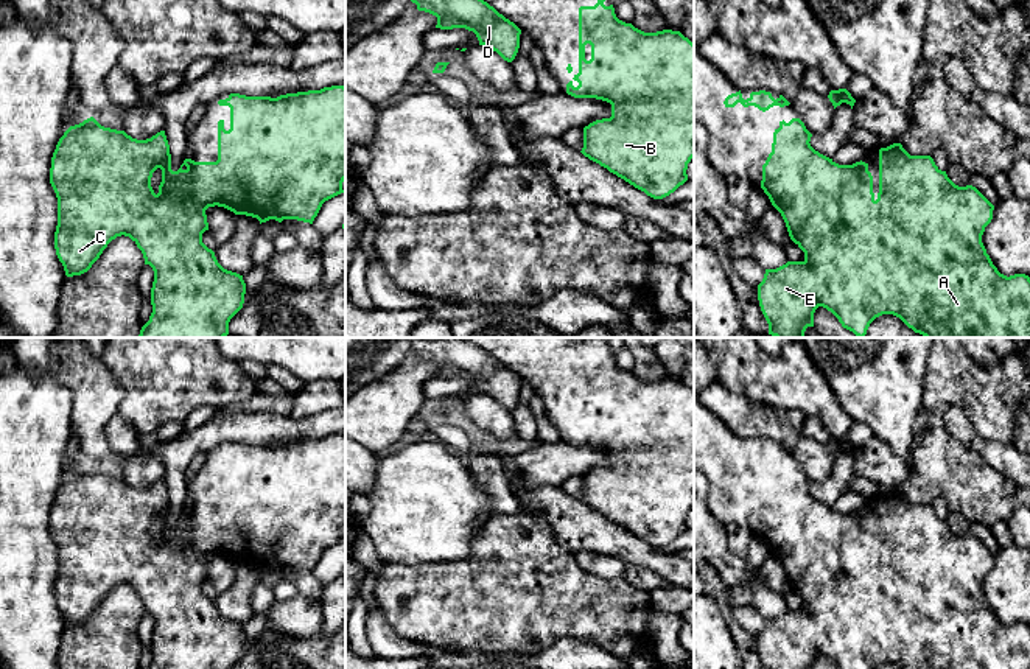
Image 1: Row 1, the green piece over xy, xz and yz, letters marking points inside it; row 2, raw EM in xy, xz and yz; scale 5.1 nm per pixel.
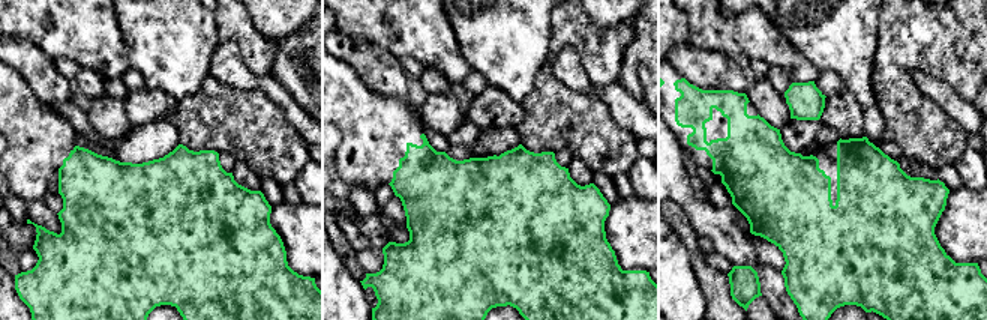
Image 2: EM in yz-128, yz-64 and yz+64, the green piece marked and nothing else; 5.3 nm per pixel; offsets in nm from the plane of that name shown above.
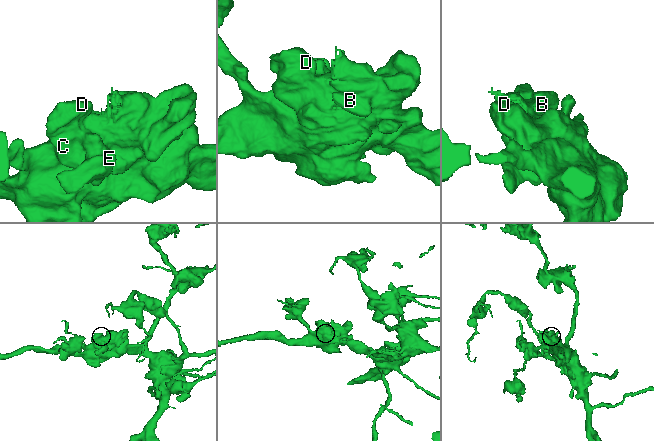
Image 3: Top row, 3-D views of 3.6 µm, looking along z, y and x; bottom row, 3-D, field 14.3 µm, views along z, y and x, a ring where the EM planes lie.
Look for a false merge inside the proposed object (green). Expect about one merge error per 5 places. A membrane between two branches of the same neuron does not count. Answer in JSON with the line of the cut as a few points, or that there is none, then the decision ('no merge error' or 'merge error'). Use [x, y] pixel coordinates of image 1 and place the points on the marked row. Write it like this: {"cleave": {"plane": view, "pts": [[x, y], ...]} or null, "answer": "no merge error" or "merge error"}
{"cleave": null, "answer": "no merge error"}

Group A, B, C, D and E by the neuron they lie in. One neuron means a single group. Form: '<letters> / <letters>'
A B C D E

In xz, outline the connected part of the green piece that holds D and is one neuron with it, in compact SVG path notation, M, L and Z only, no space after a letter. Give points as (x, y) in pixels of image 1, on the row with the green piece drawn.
M411 0L419 11L437 17L436 28L465 28L473 31L479 45L496 51L512 62L520 48L521 30L484 0Z

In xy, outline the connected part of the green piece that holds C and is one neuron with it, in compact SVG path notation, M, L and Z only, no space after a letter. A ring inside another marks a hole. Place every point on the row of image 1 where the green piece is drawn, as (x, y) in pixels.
M331 86L321 90L308 90L297 93L286 93L277 98L271 96L246 96L240 93L230 93L226 100L218 101L219 106L230 107L230 129L224 129L224 120L218 121L218 160L216 162L194 162L185 159L177 171L171 170L171 154L165 131L157 132L151 138L137 140L128 135L124 131L117 131L101 126L93 117L84 120L79 124L70 126L64 135L59 138L56 149L51 157L50 168L50 184L58 198L58 226L54 232L54 249L59 261L64 266L65 275L81 275L87 272L92 264L100 258L107 244L117 236L129 236L137 247L142 250L145 264L149 264L154 271L154 282L151 288L151 305L152 313L149 320L142 327L137 338L226 338L229 334L230 319L243 308L246 283L243 275L224 269L212 249L202 243L202 233L208 230L205 210L208 207L224 207L235 215L246 215L257 218L261 222L275 219L282 222L283 219L297 219L313 224L322 204L341 193L342 182L345 180L345 87ZM162 170L162 182L159 185L159 193L156 194L151 187L152 173Z

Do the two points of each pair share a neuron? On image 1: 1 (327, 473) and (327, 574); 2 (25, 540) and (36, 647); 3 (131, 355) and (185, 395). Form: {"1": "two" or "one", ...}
{"1": "two", "2": "one", "3": "one"}

